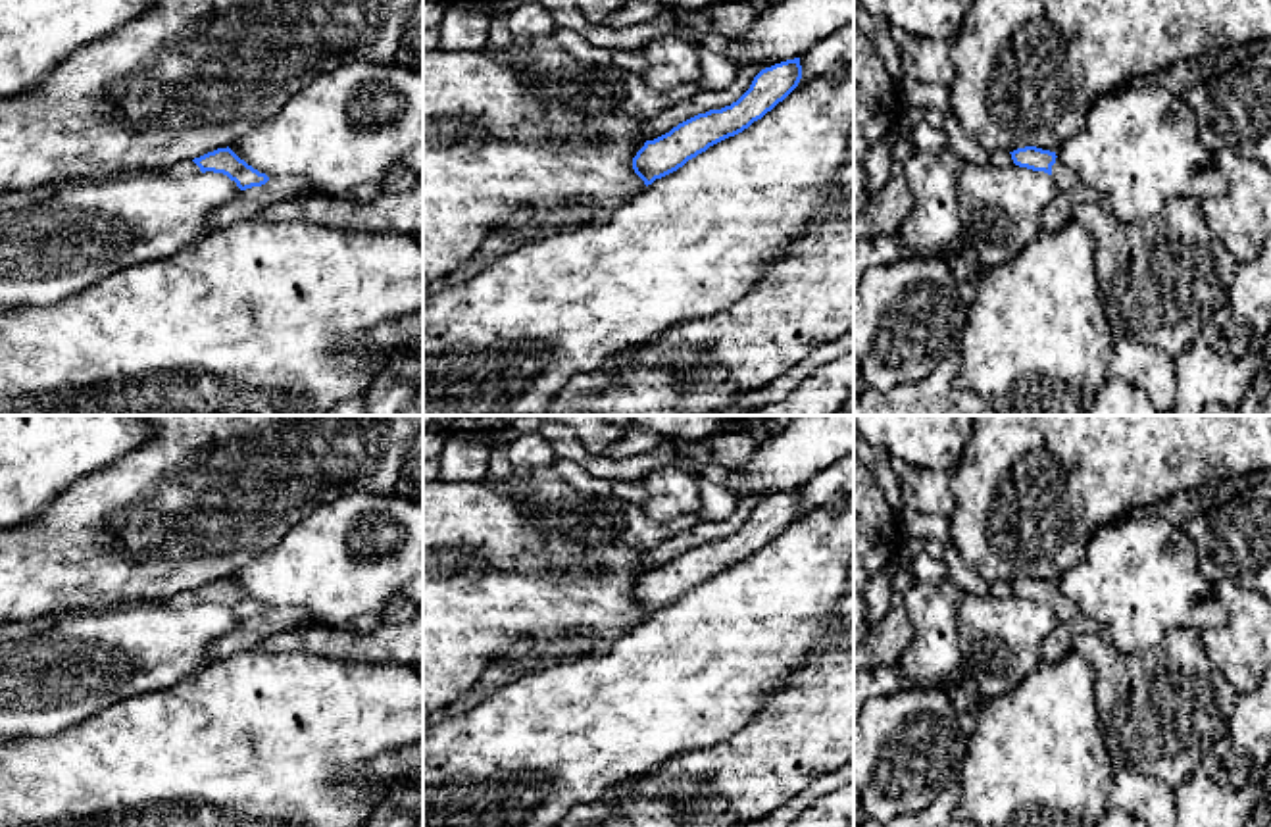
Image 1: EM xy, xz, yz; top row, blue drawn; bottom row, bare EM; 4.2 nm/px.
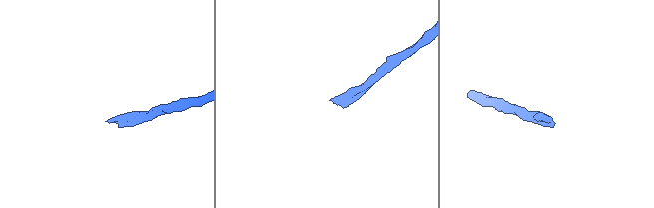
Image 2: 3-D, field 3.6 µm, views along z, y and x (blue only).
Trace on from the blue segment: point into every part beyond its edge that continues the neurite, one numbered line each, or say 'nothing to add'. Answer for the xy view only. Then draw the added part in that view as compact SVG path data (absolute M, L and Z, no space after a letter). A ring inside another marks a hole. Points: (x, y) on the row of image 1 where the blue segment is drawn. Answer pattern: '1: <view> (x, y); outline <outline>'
1: xy (187, 168); outline M185 160L175 163L171 169L165 171L173 179L185 179L185 177L194 177L200 171L200 167L192 160Z

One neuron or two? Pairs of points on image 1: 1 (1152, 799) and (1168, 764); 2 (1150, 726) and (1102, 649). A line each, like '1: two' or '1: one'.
1: two
2: one

